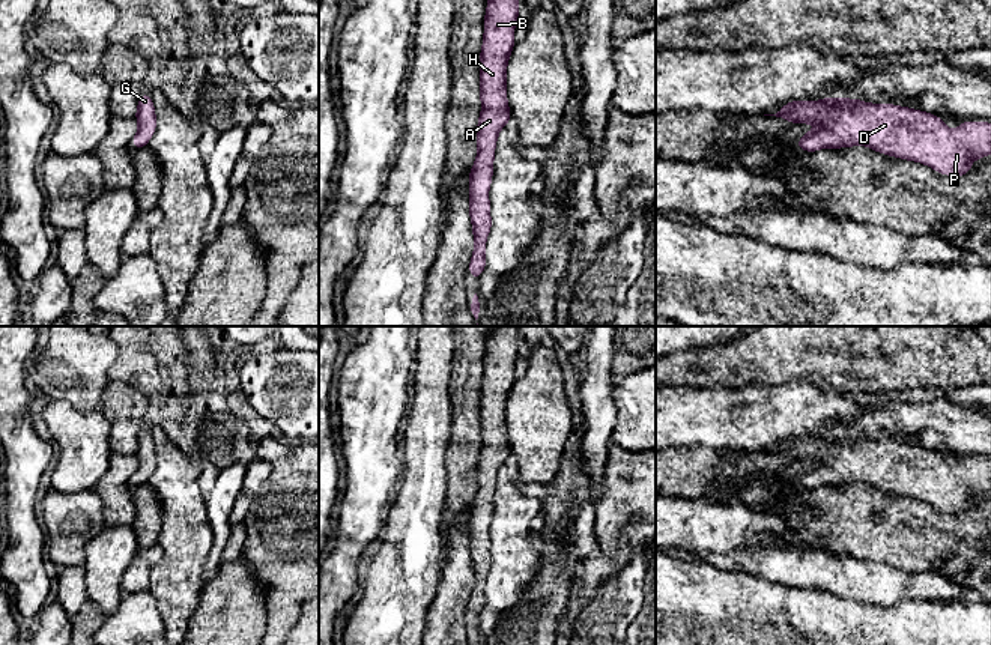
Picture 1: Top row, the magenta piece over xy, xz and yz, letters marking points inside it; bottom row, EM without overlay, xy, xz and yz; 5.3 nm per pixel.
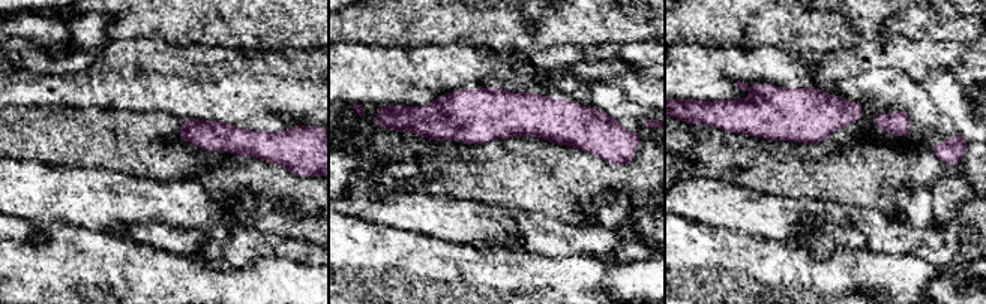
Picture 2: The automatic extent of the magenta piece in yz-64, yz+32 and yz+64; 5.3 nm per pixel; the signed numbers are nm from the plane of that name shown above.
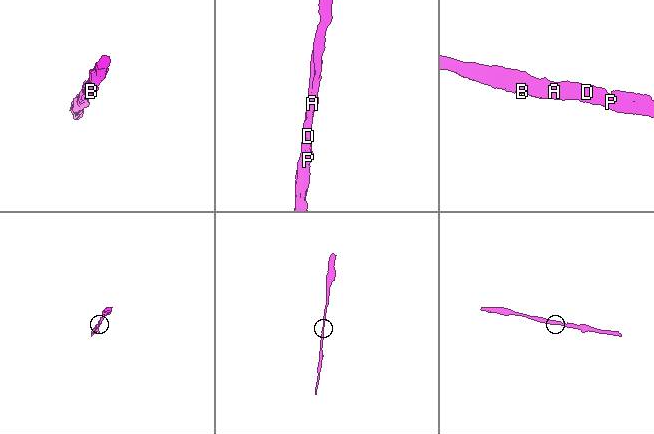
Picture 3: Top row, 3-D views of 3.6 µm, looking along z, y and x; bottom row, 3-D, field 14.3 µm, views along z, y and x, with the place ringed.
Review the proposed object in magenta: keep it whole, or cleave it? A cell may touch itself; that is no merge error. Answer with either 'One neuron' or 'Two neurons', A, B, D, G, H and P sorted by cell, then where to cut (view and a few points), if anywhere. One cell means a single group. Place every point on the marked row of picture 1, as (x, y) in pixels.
One neuron. Groups: A B D G H P. No split

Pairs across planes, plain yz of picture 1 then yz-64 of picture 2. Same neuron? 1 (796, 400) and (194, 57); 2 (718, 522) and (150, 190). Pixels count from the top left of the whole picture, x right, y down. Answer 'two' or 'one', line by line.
1: one
2: one

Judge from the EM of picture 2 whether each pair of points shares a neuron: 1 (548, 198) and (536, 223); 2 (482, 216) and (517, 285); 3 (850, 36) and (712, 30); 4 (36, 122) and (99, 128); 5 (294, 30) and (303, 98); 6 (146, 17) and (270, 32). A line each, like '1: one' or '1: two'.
1: two
2: two
3: one
4: one
5: two
6: one

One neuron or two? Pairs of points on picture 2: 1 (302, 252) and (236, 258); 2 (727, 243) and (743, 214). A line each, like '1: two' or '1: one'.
1: one
2: two

